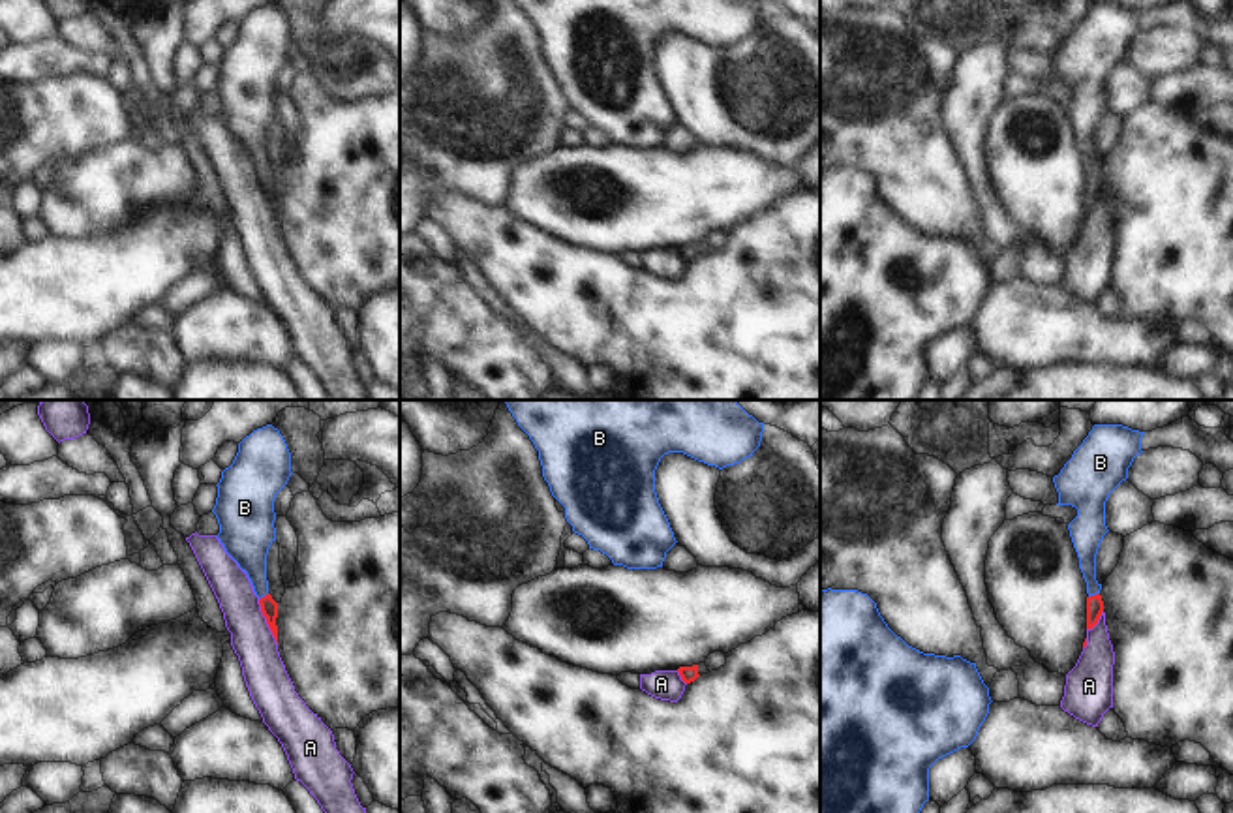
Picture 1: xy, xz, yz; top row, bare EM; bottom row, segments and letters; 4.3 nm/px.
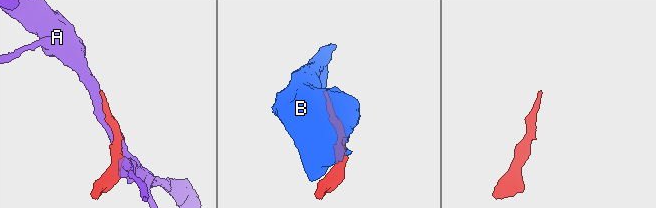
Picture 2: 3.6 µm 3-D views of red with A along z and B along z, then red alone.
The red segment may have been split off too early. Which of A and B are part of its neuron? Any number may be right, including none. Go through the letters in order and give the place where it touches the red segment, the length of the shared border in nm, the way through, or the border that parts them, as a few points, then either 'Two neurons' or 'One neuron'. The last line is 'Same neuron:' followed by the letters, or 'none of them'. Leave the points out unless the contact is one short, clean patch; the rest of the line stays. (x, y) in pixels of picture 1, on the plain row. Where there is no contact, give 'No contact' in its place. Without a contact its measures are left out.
A: Touches red at xy (267, 201). Shared border 200 nm. Two neurons
B: Touches red at yz (1093, 175). Shared border 50 nm. Path across: yz (1095, 184), (1093, 175), (1087, 117). One neuron
Same neuron: B

